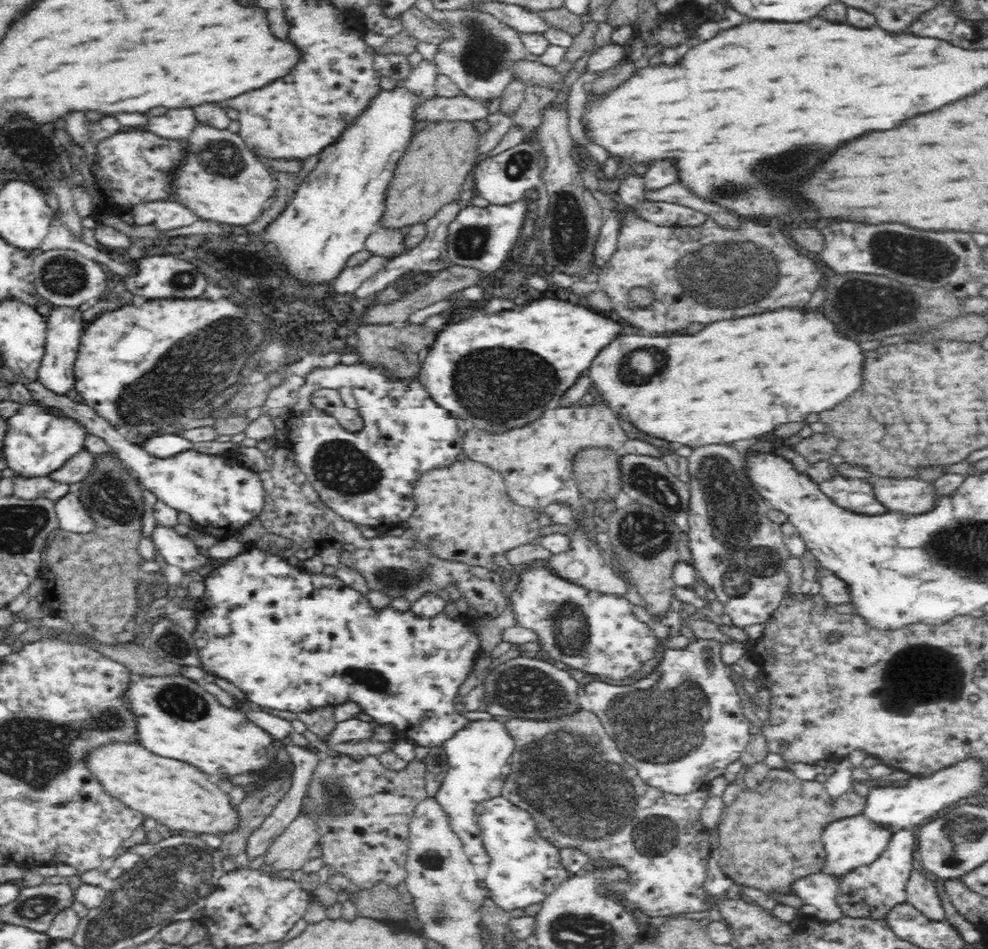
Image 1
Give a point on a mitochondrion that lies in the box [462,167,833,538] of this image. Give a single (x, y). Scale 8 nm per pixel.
(706, 269)

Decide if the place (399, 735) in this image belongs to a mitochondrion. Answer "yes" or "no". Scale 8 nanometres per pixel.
no

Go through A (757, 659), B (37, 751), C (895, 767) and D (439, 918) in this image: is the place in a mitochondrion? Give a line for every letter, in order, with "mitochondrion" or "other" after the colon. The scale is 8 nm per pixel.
A: other
B: mitochondrion
C: other
D: mitochondrion

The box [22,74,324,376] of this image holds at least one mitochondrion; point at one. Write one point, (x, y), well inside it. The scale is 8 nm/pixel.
(61, 276)

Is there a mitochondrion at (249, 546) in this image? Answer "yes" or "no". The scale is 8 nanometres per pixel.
no

